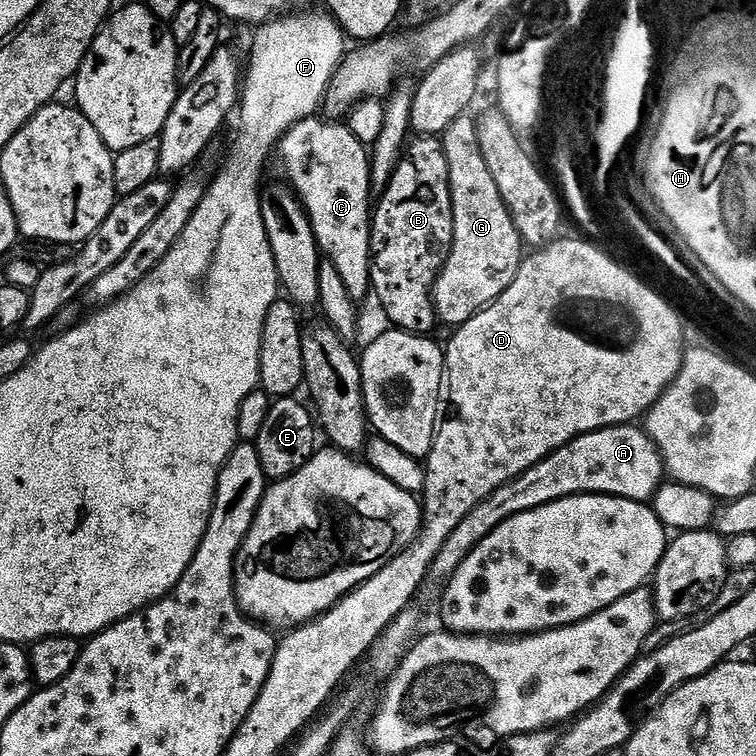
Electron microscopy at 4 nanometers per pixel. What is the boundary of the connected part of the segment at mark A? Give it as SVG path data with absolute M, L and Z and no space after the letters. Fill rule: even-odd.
M618 424L614 428L600 428L597 432L588 432L585 436L578 437L577 440L571 440L566 446L562 446L557 452L552 452L534 466L530 466L520 476L498 486L498 490L494 490L494 494L490 494L486 498L482 498L482 502L478 502L480 508L474 506L474 510L470 510L470 514L466 514L466 518L462 518L462 522L458 522L458 526L454 526L454 530L433 558L430 567L431 579L440 580L439 582L447 581L449 576L455 574L457 566L464 561L465 556L476 547L476 543L482 538L486 538L486 534L490 534L502 522L506 522L506 518L510 518L514 514L534 510L538 506L561 500L567 496L585 494L621 496L627 500L649 501L662 483L662 462L656 444L649 439L647 431L636 427L638 426Z

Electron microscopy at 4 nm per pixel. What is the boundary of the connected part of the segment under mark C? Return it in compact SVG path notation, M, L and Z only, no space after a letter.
M313 118L289 129L278 143L279 152L280 164L288 175L287 183L308 217L316 247L326 257L335 279L341 280L344 272L337 272L340 264L332 264L336 261L336 248L352 248L348 240L360 240L360 236L372 240L370 204L368 208L372 189L369 149L354 138L347 123Z

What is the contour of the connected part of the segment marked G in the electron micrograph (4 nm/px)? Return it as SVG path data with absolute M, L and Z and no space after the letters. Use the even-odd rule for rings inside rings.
M463 114L442 133L452 199L452 250L430 288L430 304L441 325L465 324L504 293L520 268L518 226L502 202L498 186L478 146L476 120Z

